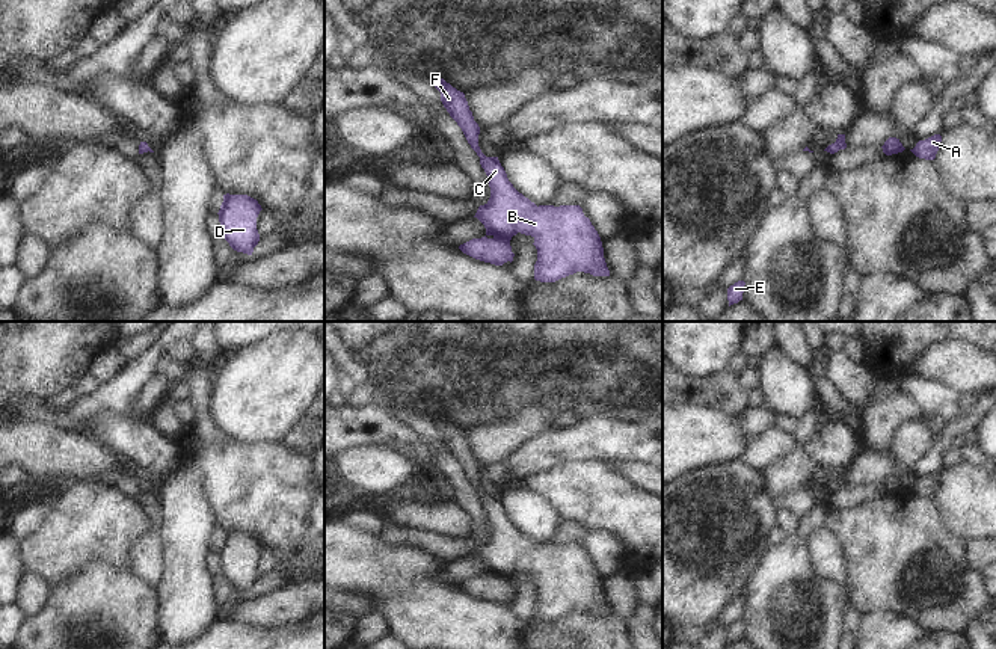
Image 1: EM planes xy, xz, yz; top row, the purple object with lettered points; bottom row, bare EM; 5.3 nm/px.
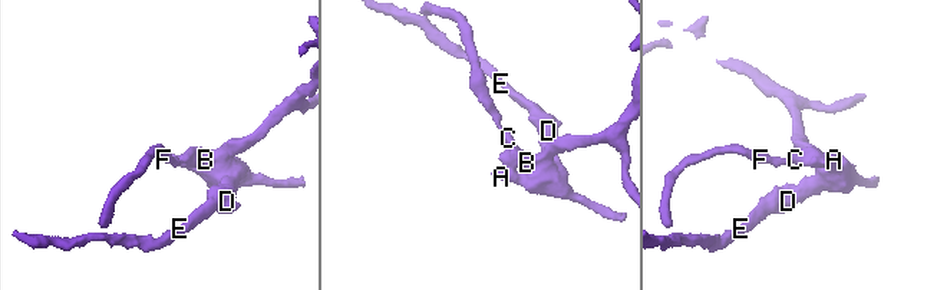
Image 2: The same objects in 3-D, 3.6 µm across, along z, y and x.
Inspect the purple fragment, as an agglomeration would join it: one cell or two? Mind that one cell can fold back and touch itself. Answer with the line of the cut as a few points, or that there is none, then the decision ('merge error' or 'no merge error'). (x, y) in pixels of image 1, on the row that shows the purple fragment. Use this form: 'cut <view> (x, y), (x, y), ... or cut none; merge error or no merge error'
cut none; no merge error

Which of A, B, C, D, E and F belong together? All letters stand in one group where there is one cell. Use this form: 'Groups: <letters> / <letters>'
Groups: A B C D E F.

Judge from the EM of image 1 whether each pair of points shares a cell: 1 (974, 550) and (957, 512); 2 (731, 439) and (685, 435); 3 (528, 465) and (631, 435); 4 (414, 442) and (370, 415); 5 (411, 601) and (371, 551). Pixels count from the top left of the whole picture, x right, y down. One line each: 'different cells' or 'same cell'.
1: different cells
2: same cell
3: same cell
4: same cell
5: different cells

